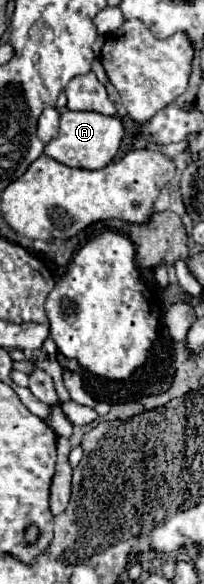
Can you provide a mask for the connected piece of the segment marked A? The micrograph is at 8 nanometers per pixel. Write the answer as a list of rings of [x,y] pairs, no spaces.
[[[73,112],[61,114],[61,128],[57,138],[45,144],[45,154],[71,168],[99,170],[105,168],[119,150],[123,138],[123,124],[119,116],[103,116],[97,112]]]

